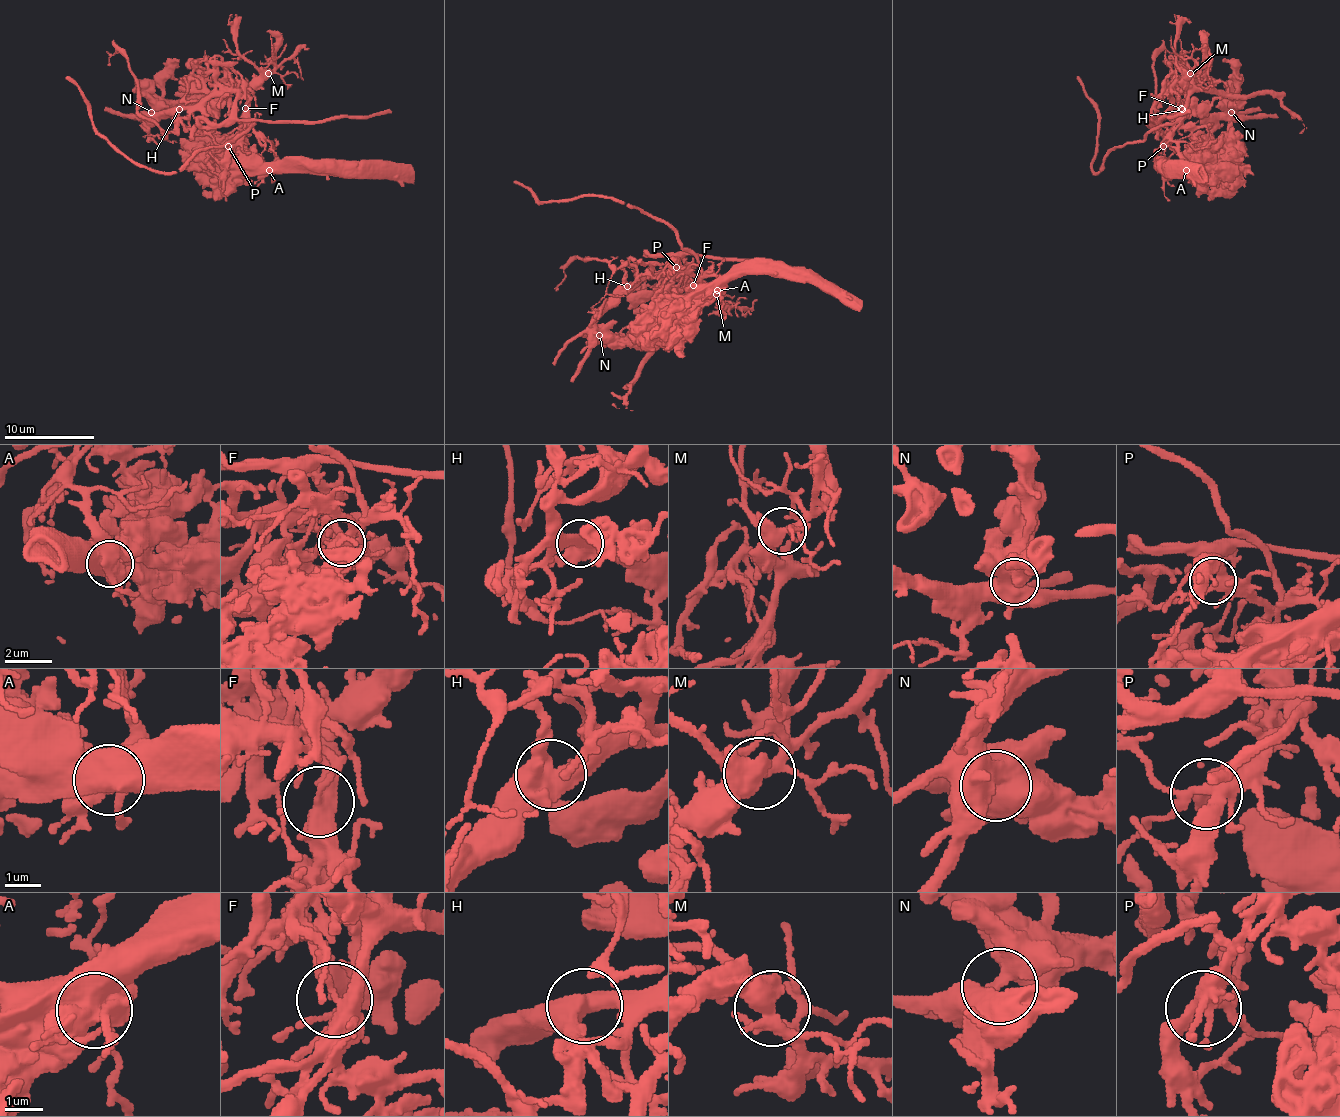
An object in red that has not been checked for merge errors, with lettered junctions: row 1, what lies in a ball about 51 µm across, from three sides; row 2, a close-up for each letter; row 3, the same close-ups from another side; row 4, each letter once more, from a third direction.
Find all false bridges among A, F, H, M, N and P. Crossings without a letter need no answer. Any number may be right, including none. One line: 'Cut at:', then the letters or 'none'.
Cut at: A, F

